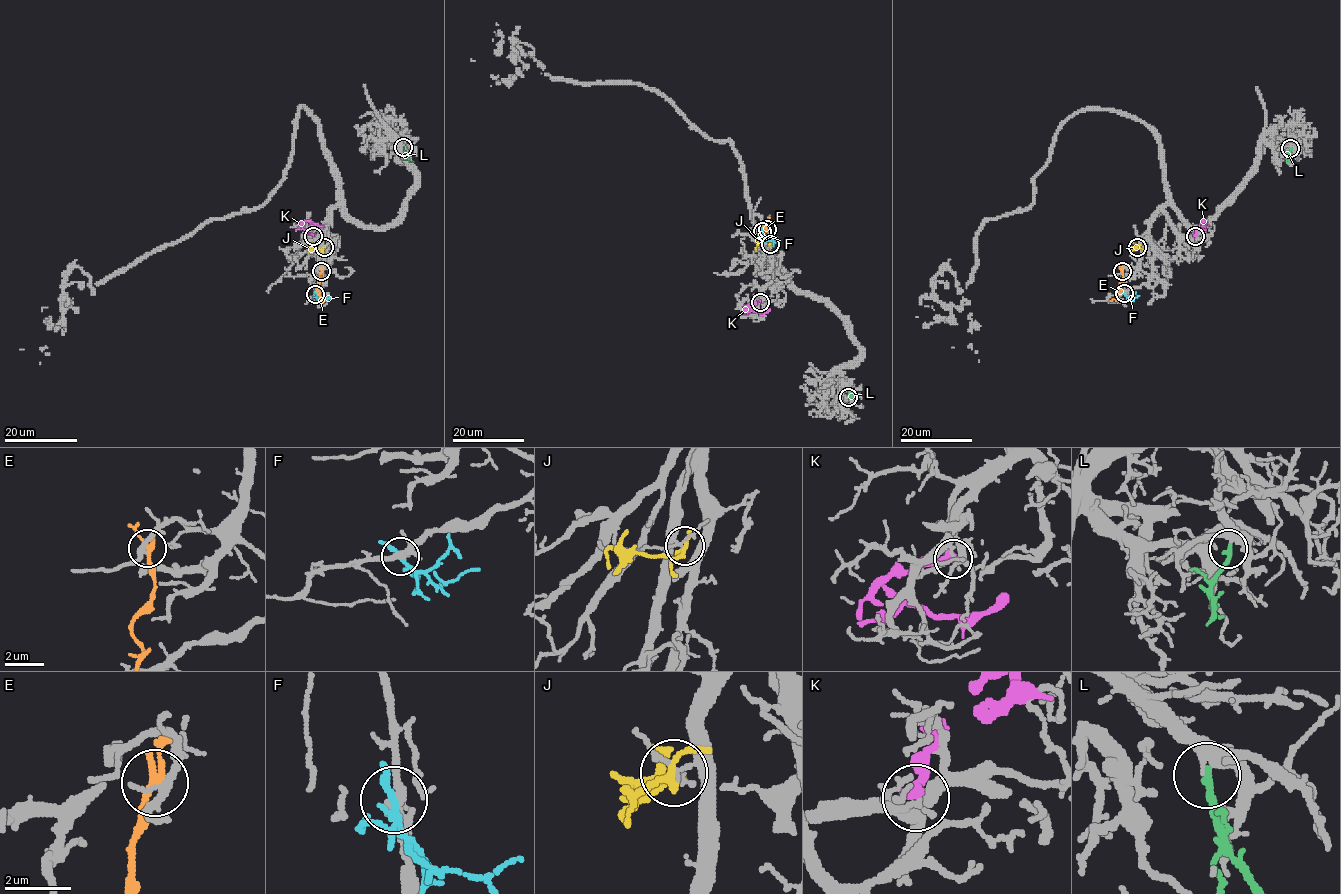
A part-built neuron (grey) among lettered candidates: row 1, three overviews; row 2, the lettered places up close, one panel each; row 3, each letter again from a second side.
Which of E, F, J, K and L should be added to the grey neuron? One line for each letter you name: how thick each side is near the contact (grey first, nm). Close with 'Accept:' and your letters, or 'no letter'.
L: Thickness 200 nm (grey) against 280 nm
Accept: L

